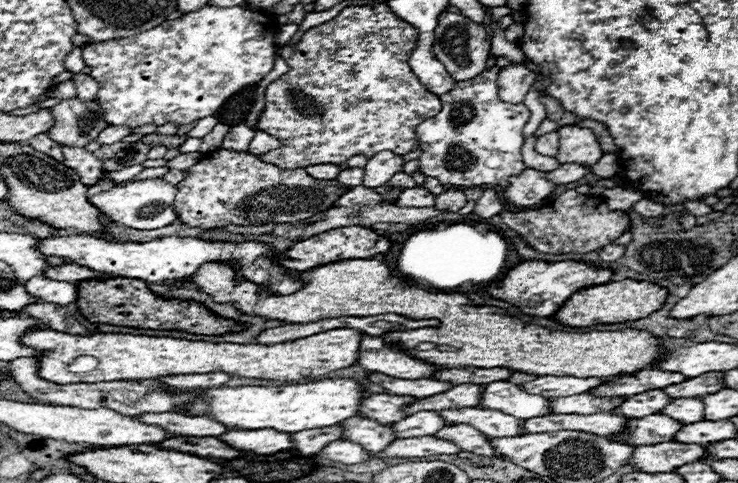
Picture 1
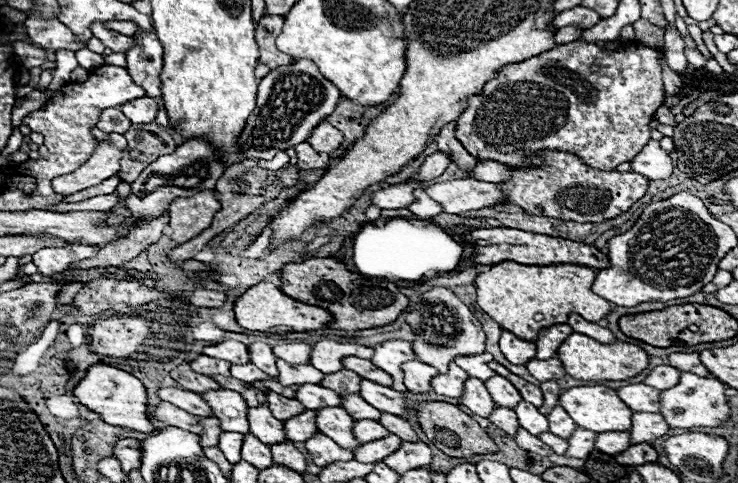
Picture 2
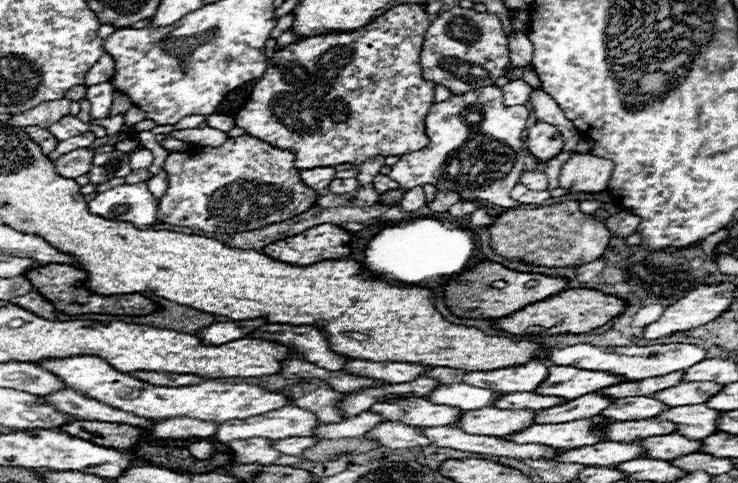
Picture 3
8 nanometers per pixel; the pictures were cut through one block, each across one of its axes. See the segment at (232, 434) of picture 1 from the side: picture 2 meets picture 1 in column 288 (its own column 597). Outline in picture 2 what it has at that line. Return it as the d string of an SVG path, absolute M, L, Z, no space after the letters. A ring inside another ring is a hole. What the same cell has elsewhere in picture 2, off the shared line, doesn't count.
M602 432L596 438L596 448L604 454L620 454L620 450L626 450L630 446L630 434L628 432Z

